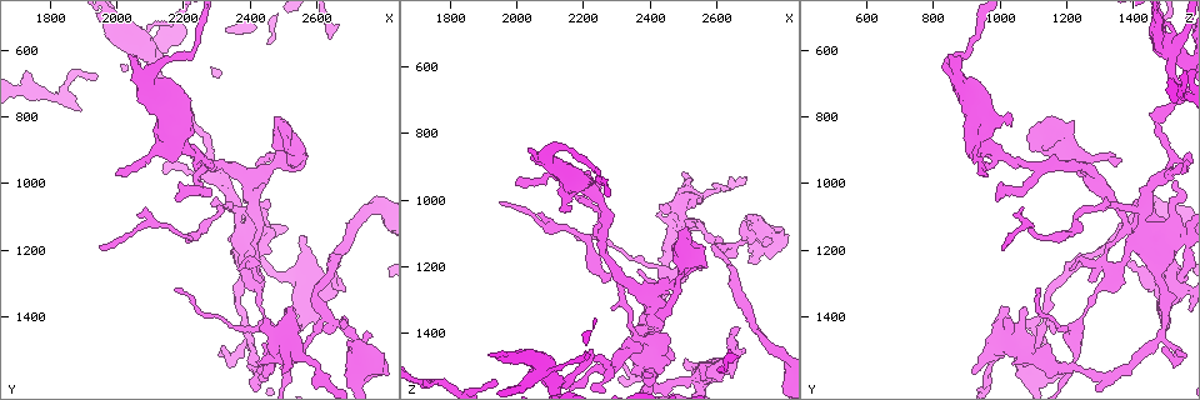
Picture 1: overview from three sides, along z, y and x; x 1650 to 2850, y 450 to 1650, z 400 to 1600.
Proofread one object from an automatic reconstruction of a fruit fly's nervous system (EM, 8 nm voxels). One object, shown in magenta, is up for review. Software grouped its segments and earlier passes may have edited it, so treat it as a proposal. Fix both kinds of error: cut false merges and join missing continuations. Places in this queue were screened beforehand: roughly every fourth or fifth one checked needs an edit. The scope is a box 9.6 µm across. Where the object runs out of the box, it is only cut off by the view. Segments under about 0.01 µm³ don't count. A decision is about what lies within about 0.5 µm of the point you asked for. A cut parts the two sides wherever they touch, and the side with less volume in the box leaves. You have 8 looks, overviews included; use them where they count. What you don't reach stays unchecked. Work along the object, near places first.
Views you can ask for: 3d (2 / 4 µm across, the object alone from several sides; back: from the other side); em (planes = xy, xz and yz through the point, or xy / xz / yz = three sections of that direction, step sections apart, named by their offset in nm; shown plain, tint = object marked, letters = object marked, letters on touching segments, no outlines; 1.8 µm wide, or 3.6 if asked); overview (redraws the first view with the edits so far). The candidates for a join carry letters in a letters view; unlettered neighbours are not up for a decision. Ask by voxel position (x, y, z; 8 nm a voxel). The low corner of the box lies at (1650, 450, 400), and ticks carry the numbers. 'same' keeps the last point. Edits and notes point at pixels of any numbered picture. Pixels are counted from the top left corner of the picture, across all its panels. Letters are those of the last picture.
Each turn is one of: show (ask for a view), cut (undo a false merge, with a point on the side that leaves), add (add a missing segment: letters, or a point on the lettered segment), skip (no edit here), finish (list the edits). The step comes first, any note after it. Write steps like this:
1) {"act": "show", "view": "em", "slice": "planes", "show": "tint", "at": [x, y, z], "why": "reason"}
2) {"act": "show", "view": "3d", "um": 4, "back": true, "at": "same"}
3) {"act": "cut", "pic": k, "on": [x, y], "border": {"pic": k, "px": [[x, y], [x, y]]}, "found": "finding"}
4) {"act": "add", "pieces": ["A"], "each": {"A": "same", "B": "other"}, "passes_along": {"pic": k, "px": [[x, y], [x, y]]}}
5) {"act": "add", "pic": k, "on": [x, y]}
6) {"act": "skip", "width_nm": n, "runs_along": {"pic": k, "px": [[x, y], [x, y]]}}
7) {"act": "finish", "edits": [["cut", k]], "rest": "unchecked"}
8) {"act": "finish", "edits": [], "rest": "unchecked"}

{"act": "show", "view": "em", "slice": "xy", "step": 16, "show": "tint", "at": [2300, 970, 1480], "why": "three arms meet"}

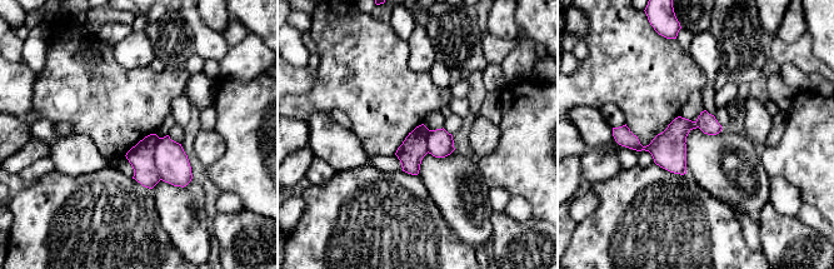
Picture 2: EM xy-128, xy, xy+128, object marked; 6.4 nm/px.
{"act": "show", "view": "em", "slice": "xz", "step": 8, "show": "tint", "at": "same", "why": "another direction"}

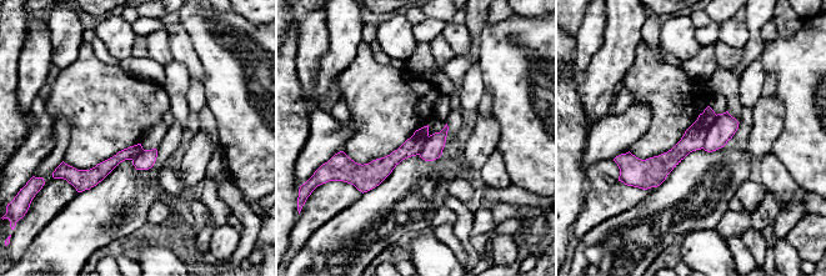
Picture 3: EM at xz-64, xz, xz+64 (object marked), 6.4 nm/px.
{"act": "show", "view": "em", "slice": "xz", "step": 8, "show": "letters", "at": "same", "why": "see the neighbours"}

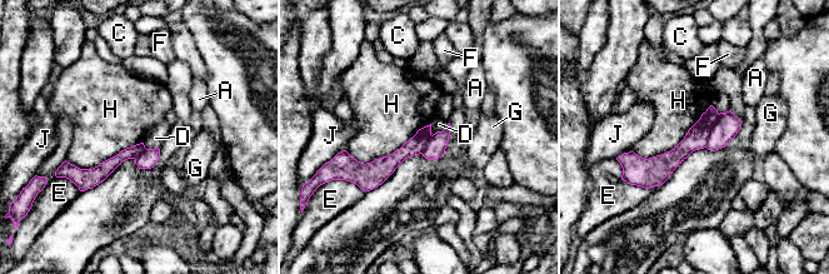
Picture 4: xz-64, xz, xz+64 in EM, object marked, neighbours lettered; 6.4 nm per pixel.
{"act": "cut", "pic": 4, "on": [727, 126], "width_nm": 140, "each": {"A": "other", "C": "other", "D": "other", "E": "other", "F": "other", "G": "other", "H": "other", "J": "other"}, "border": {"pic": 4, "px": [[719, 114], [705, 147]]}, "found": "two neurons meet here"}

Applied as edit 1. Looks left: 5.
{"act": "show", "view": "overview"}

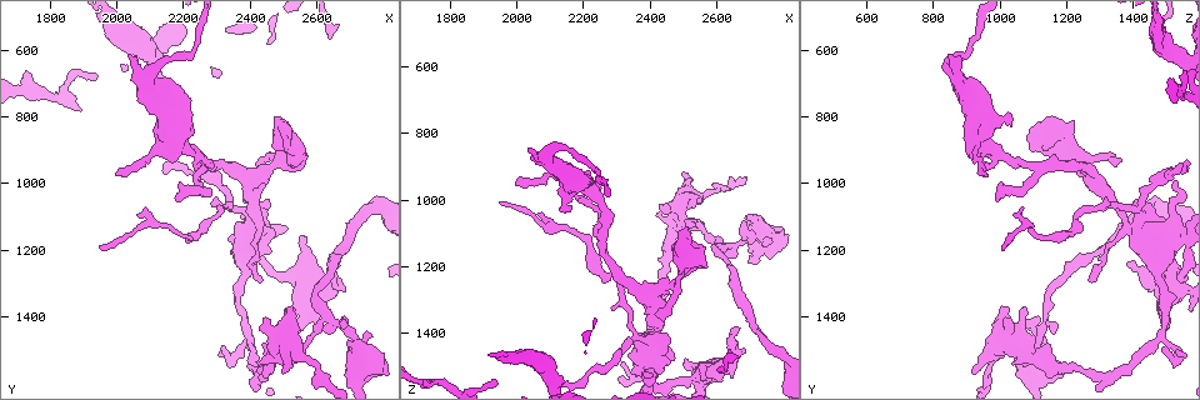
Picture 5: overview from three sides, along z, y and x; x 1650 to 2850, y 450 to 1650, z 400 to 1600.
{"act": "show", "view": "em", "slice": "planes", "show": "letters", "at": [2470, 940, 1250], "why": "four or more arms meet"}

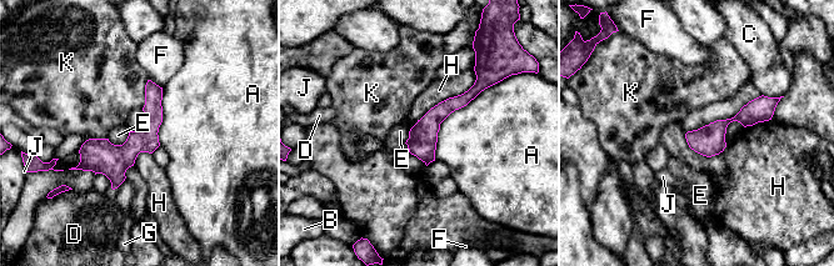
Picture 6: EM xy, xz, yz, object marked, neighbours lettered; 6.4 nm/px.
{"act": "skip", "width_nm": 170, "each": {"A": "other", "B": "other", "C": "other", "D": "other", "E": "other", "F": "other", "G": "other", "H": "other", "J": "other", "K": "other"}, "runs_along": {"pic": 6, "px": [[159, 90], [150, 128], [120, 157], [81, 166]]}, "found": "all the same neuron"}

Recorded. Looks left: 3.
{"act": "show", "view": "em", "slice": "planes", "show": "letters", "at": [2630, 1420, 1130], "why": "sudden change in width"}

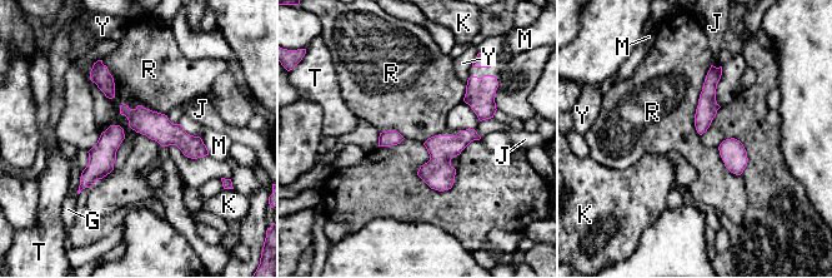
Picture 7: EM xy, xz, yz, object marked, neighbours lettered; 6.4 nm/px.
{"act": "skip", "each": {"G": "other", "J": "other", "K": "other", "M": "other", "R": "other", "T": "other", "Y": "other"}, "border": {"pic": 7, "px": [[119, 105], [133, 129], [161, 145]]}, "found": "continuous, no second neuron"}

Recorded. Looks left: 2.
{"act": "finish", "edits": [["cut", 4]], "rest": "unchecked"}

